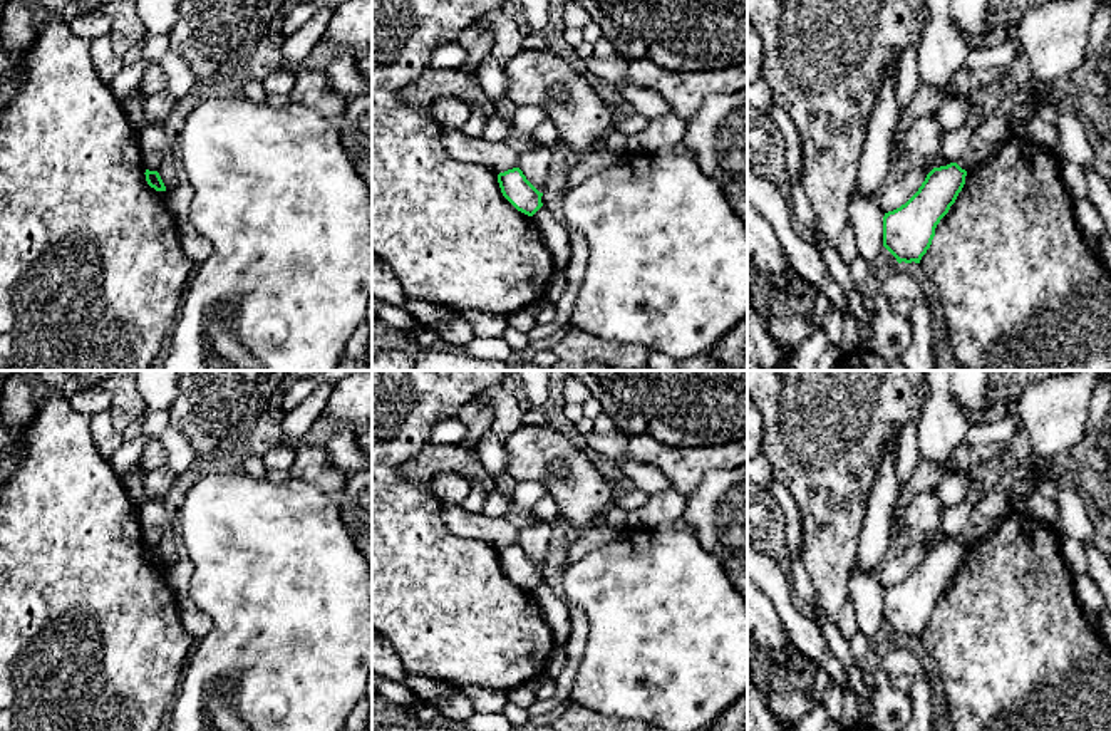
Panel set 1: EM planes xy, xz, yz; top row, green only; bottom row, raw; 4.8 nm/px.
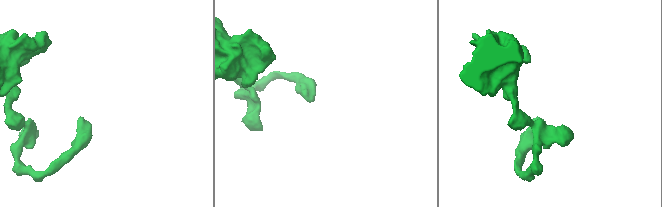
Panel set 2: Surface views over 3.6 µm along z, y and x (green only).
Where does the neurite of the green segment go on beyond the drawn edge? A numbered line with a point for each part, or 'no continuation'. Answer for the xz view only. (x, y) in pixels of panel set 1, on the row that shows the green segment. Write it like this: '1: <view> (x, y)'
no continuation

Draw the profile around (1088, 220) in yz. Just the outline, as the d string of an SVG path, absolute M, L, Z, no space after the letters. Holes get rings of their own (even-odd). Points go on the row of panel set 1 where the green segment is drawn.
M1074 200L1072 213L1084 240L1093 240L1099 245L1104 267L1111 272L1111 236L1101 215L1089 200Z

